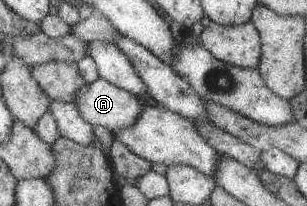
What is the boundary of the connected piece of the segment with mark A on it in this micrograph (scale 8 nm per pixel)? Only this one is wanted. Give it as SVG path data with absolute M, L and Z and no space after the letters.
M102 77L78 91L76 105L86 121L110 132L135 125L145 107L133 93Z

